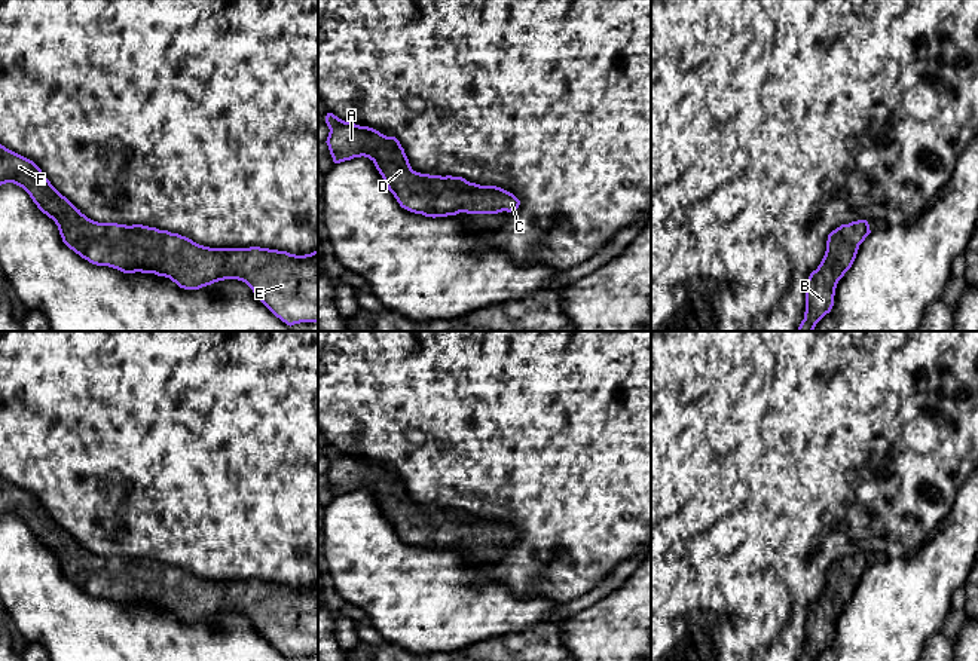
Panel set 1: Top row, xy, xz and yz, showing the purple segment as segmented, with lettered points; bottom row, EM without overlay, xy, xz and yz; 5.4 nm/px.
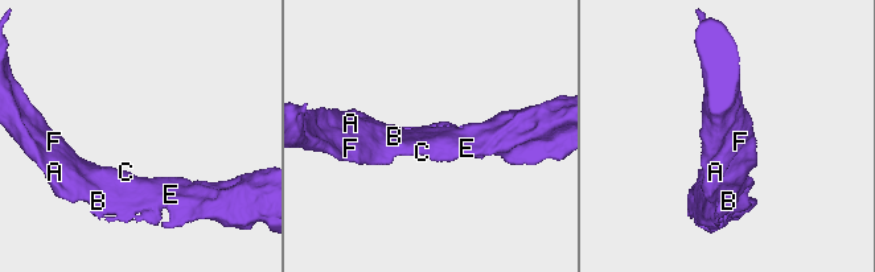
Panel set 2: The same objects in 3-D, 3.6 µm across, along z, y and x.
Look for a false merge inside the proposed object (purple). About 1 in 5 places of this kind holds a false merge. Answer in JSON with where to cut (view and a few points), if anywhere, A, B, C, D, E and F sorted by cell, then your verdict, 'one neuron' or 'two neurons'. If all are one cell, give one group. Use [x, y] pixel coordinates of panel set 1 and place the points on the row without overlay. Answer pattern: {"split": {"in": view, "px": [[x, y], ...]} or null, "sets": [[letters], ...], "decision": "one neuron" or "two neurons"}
{"split": null, "sets": [["A", "B", "C", "D", "E", "F"]], "decision": "one neuron"}

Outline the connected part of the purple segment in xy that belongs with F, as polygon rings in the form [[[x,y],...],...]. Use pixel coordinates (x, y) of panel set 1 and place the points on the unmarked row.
[[[0,477],[0,518],[6,515],[22,520],[37,541],[55,554],[62,575],[92,597],[109,599],[123,606],[155,606],[169,610],[184,622],[199,622],[218,613],[238,612],[245,615],[254,628],[287,658],[318,655],[318,584],[296,588],[260,579],[210,581],[156,560],[94,554],[62,529],[33,493]]]

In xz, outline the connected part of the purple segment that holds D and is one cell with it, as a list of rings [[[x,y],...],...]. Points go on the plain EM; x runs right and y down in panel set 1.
[[[327,446],[327,478],[334,496],[369,490],[401,541],[425,550],[447,550],[459,545],[498,547],[516,544],[520,533],[496,518],[480,518],[462,509],[430,508],[412,502],[395,469],[345,455]]]

